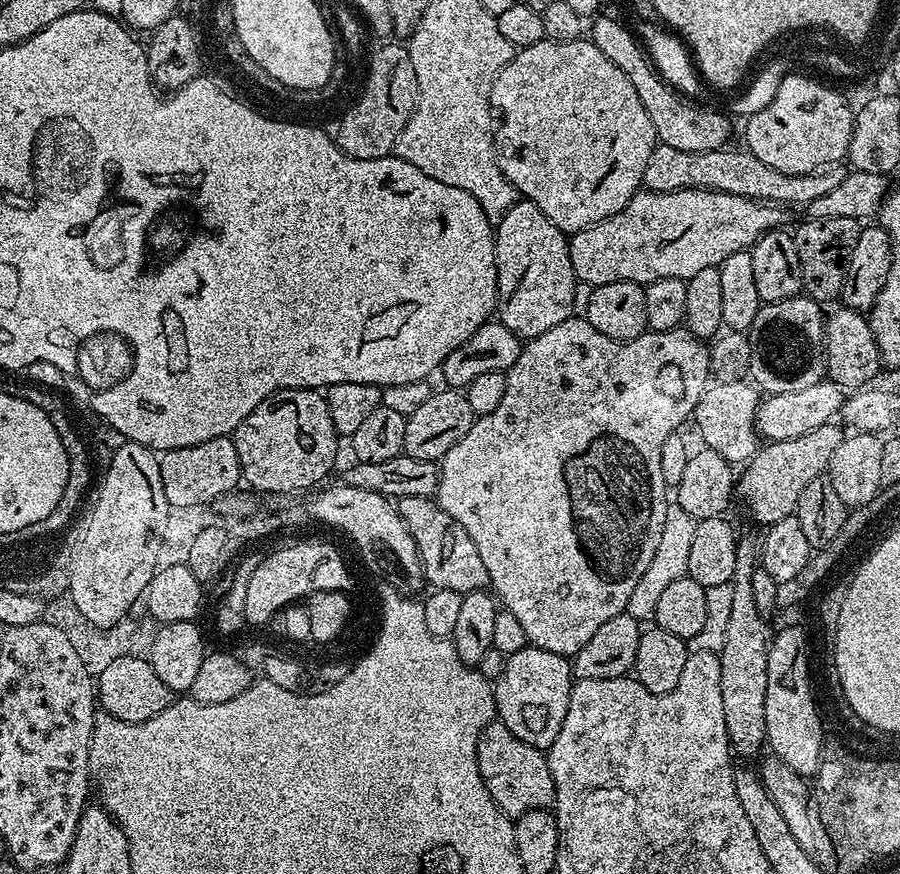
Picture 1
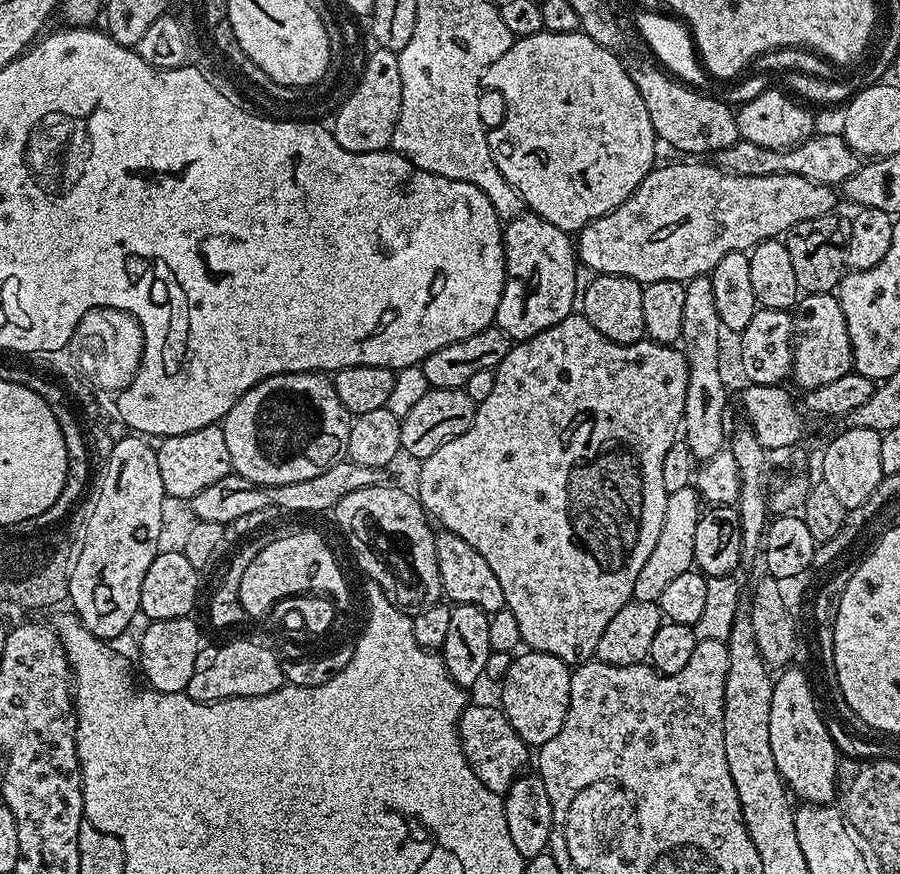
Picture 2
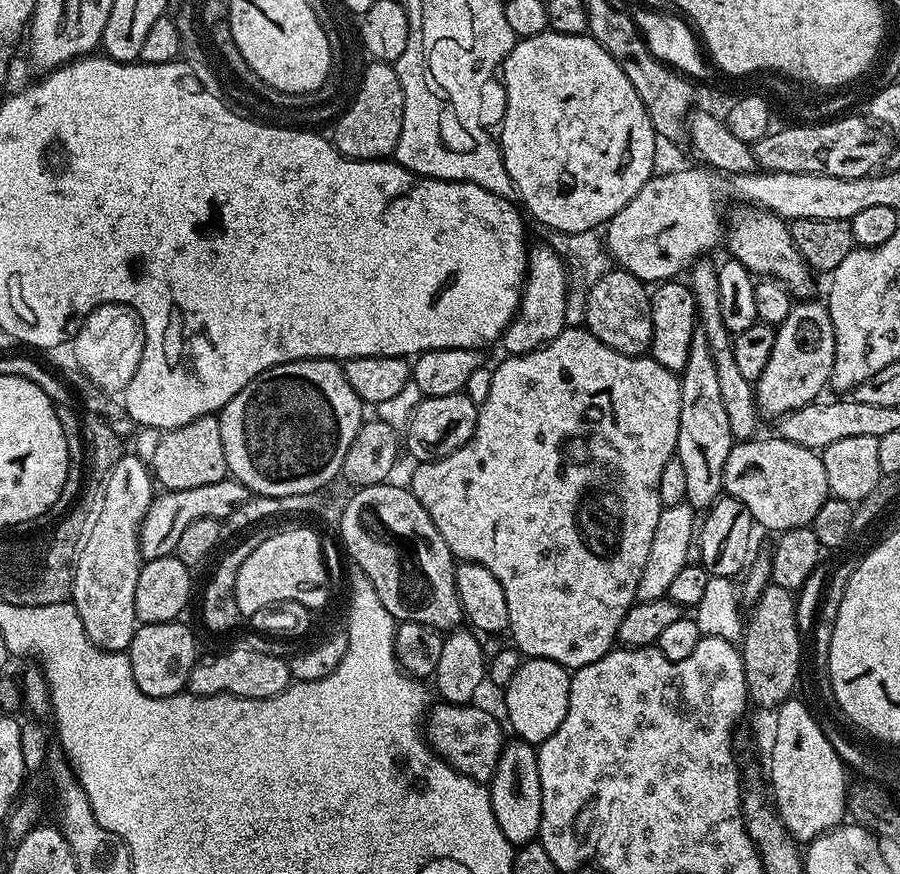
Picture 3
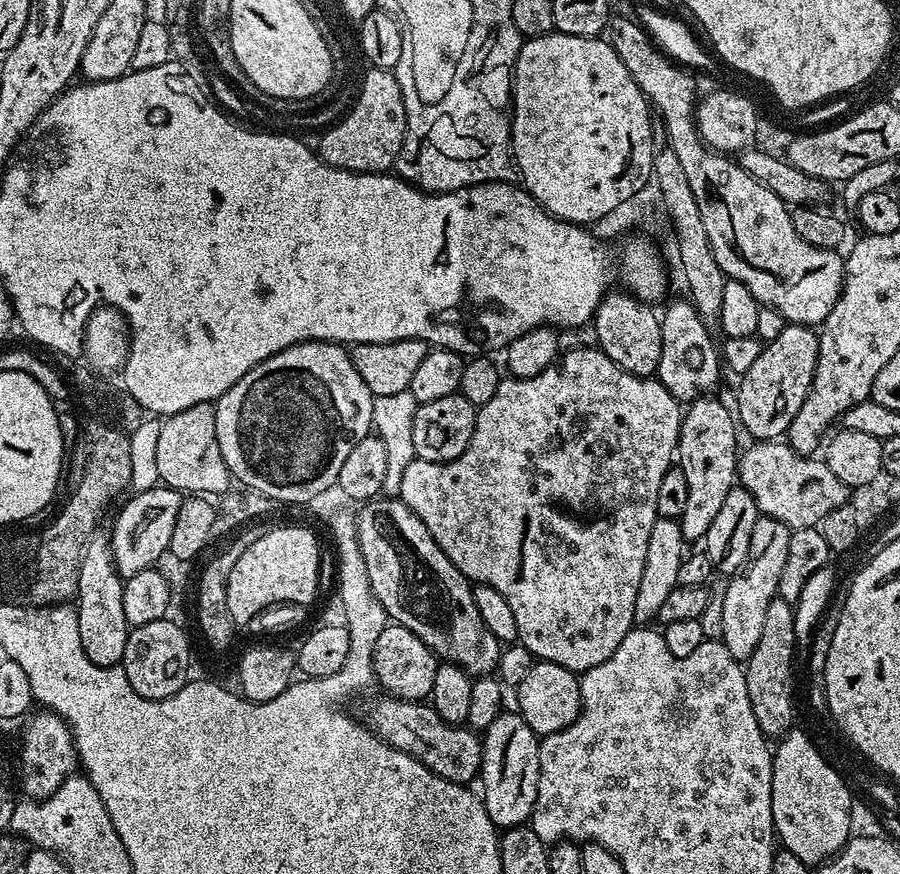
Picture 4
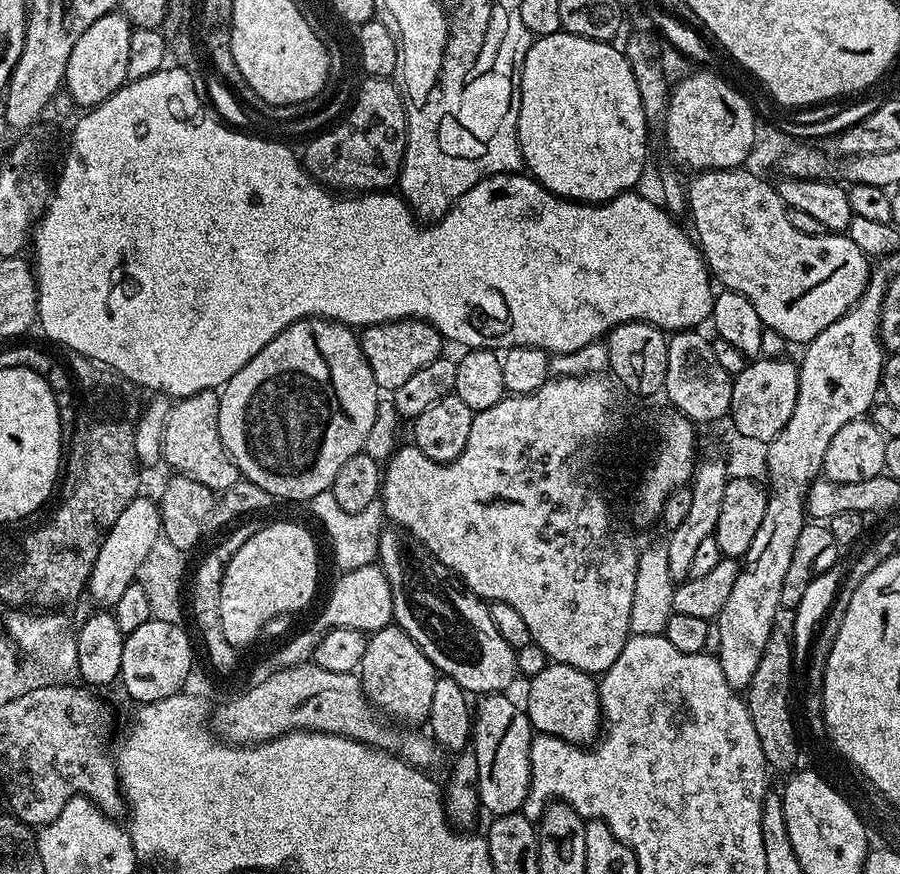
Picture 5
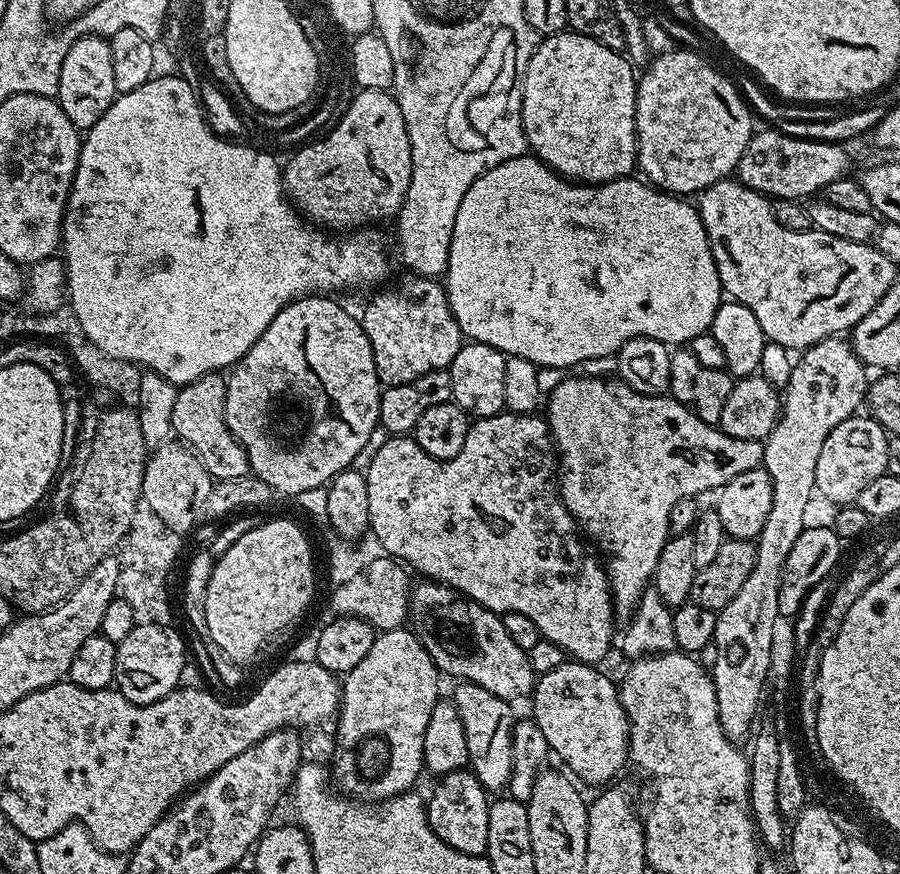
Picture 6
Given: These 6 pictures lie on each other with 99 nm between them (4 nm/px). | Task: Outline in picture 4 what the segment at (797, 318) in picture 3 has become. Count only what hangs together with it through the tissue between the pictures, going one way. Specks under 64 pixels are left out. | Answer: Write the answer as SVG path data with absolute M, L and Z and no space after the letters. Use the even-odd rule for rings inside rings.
M785 323L782 334L767 341L761 347L754 366L739 377L734 412L739 427L743 431L745 428L753 441L779 441L787 433L790 422L794 422L794 414L798 414L798 410L802 410L802 402L806 402L818 362L819 345L820 338L815 327Z

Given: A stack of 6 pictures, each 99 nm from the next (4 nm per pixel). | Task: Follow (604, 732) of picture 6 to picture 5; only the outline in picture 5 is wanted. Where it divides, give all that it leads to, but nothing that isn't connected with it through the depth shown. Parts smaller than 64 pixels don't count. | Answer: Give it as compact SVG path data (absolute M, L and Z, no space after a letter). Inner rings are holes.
M550 662L542 670L542 674L531 677L527 684L526 711L528 720L537 733L557 736L581 746L597 739L602 728L602 717L598 680L593 673L583 672L574 666Z

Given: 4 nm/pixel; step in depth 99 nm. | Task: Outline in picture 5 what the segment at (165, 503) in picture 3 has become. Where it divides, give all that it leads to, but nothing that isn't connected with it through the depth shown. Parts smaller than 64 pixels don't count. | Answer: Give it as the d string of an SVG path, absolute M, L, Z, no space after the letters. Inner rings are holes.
M144 494L137 495L136 499L118 514L118 522L114 522L112 529L104 535L100 542L98 558L94 558L92 573L88 579L86 596L101 609L111 609L122 598L123 592L136 580L139 567L150 550L155 546L161 535L160 505L155 499L147 500Z

